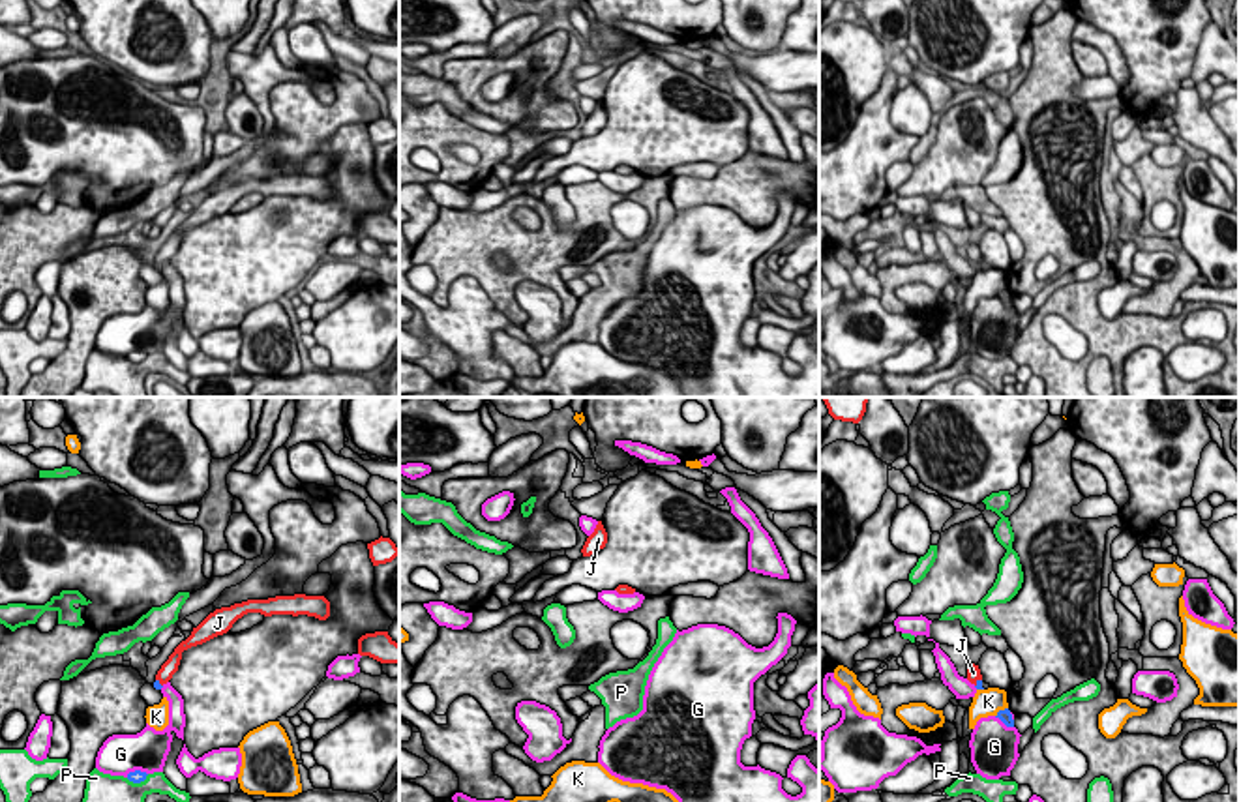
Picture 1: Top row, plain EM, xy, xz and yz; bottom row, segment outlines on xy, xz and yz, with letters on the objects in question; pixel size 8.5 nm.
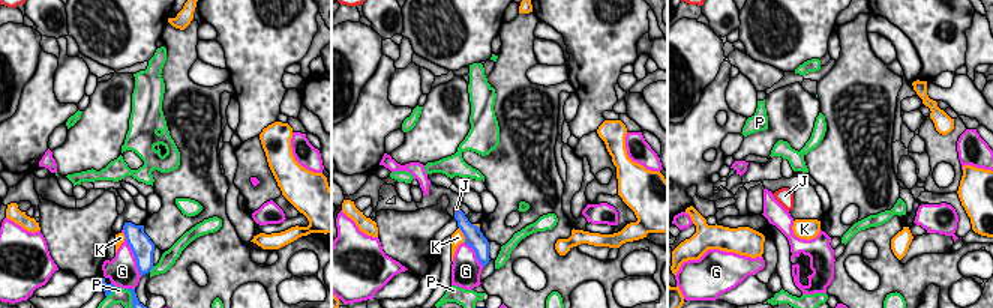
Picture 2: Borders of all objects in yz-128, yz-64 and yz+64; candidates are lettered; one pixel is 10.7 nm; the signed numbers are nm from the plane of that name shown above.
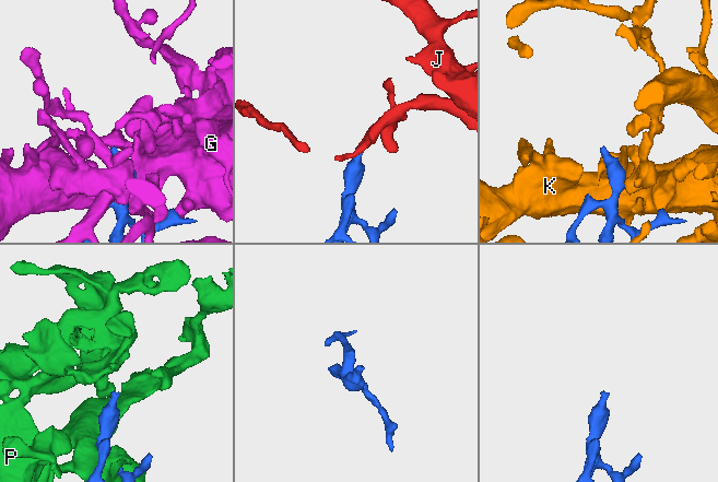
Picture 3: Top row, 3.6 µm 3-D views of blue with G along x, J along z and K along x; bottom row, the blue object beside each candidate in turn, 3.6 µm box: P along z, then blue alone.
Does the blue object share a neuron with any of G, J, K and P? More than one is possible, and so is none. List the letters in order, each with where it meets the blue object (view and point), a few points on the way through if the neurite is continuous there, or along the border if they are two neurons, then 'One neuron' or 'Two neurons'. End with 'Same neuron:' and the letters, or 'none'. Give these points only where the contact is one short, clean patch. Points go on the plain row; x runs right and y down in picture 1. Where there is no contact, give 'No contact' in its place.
G: Touches blue at yz (1003, 302). Two neurons
J: Touches blue at yz (977, 263). Path across: yz (979, 263), (977, 263), (973, 253). One neuron
K: Touches blue at yz (1000, 291). Two neurons
P: Touches blue at xy (137, 362). Two neurons
Same neuron: J

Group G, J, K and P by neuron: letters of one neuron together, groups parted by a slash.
G / J / K / P

